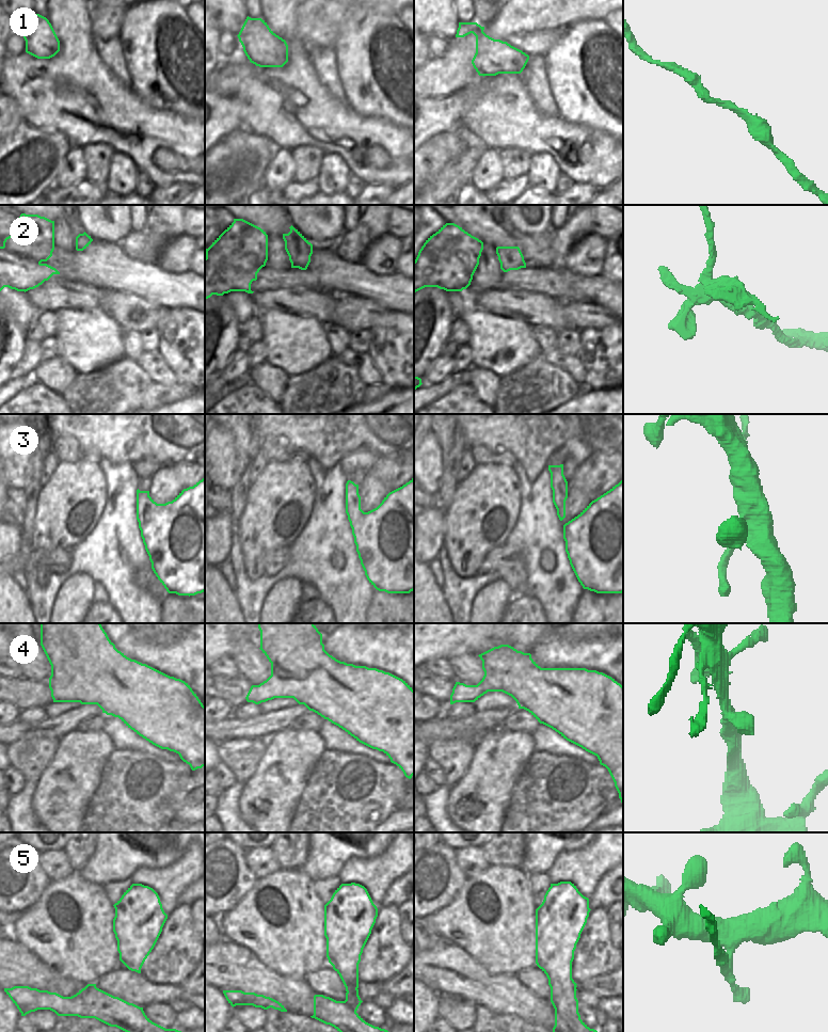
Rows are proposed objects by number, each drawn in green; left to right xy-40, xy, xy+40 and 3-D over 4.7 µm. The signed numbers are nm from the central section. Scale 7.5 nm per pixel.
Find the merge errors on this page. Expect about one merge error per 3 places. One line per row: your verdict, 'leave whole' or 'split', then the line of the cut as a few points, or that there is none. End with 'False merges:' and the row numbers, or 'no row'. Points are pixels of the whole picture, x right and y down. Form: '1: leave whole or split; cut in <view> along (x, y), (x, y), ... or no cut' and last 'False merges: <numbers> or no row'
1: leave whole; no cut
2: split; cut in xy-40 along (0, 279), (15, 286), (22, 286), (34, 276), (44, 281)
3: leave whole; no cut
4: leave whole; no cut
5: split; cut in xy+40 along (575, 987), (558, 990), (551, 997)
False merges: 2, 5

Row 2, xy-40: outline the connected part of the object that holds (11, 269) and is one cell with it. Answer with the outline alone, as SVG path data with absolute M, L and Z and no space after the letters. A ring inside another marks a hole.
M0 247L0 280L9 281L15 287L23 287L25 282L36 276L38 281L48 281L60 272L47 264L21 264L15 253L9 253Z

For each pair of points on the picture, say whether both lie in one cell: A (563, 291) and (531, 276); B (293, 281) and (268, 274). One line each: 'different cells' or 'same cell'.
A: same cell
B: same cell

